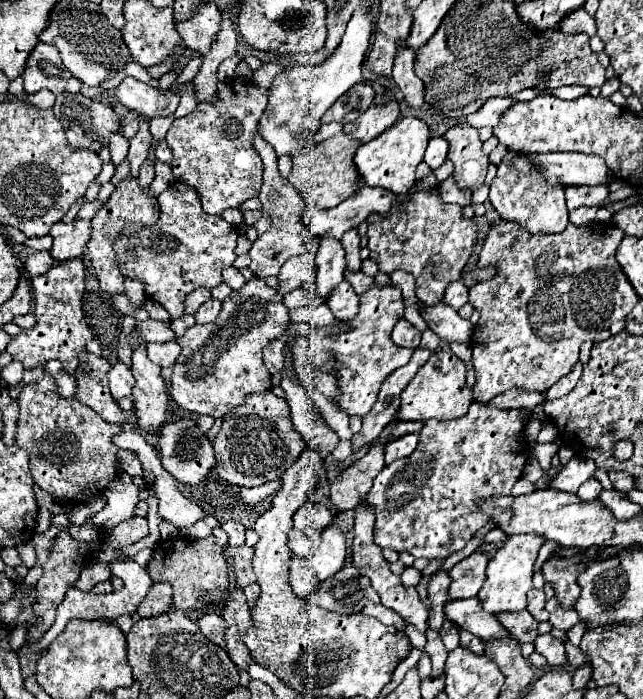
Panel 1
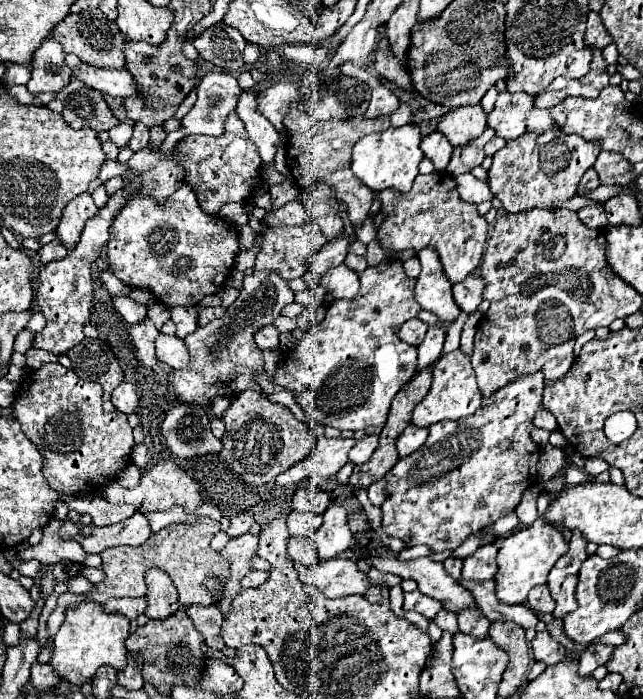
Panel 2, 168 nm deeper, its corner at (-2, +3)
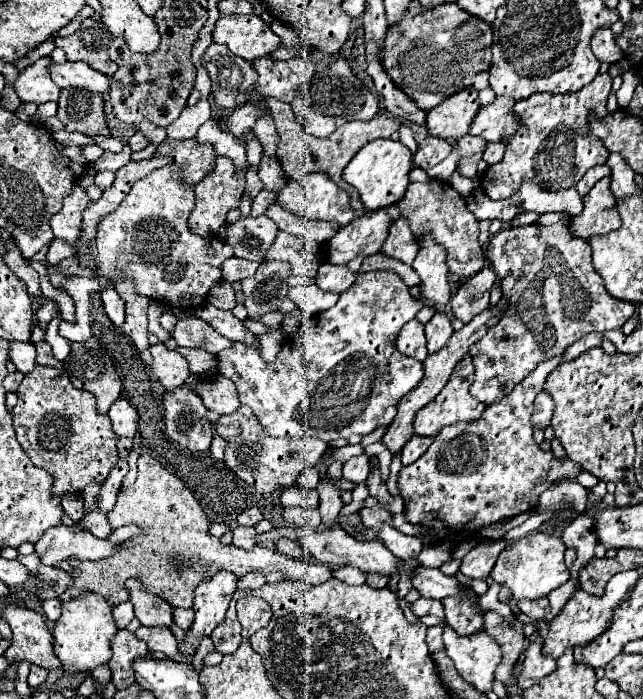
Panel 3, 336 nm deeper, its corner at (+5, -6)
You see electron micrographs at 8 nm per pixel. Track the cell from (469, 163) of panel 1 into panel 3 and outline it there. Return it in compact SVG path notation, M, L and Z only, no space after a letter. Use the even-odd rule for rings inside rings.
M465 87L463 91L443 99L437 107L427 113L427 129L435 137L443 139L459 139L469 133L471 119L475 119L475 111L479 111L477 89Z

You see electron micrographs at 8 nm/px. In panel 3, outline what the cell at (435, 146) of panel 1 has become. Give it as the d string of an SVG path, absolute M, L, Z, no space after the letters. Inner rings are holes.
M427 135L419 143L419 151L415 153L415 167L421 167L421 169L427 171L427 169L435 167L437 163L441 163L443 159L447 159L447 155L451 151L453 151L453 147L445 139Z

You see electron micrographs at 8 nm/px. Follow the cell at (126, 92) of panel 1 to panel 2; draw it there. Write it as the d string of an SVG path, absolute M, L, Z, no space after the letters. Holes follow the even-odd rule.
M80 64L78 70L74 72L74 76L78 76L90 88L100 90L100 92L110 94L110 96L116 96L116 98L140 96L140 88L126 68L122 68L122 70L102 70L102 68L92 68L92 66Z

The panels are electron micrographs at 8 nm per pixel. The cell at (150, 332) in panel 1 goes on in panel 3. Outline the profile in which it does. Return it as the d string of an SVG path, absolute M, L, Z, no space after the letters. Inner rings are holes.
M111 283L101 291L101 299L103 299L103 307L105 307L107 317L113 321L113 325L121 327L123 325L125 307L123 307L123 299L119 297L119 293L113 289Z

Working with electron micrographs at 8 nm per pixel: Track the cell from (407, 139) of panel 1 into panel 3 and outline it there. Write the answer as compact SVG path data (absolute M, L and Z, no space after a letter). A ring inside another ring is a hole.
M375 139L367 143L361 151L357 151L351 163L343 169L343 181L347 181L359 191L361 203L367 211L385 209L403 199L409 185L409 171L413 167L411 159L413 159L413 153L401 141Z

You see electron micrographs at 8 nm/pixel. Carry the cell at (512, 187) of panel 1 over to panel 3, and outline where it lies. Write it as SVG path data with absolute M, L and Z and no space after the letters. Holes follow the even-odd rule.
M605 73L605 75L597 75L587 87L579 89L575 95L545 95L545 93L535 93L531 95L529 99L523 99L523 101L517 101L513 111L515 115L519 115L519 127L517 131L511 135L513 139L507 139L505 141L505 157L487 167L487 171L483 173L481 177L481 187L483 191L499 201L499 199L505 199L505 197L511 197L519 185L523 181L533 181L537 185L543 185L547 187L549 191L557 191L561 187L575 187L581 177L585 175L587 169L595 167L595 165L603 165L607 163L607 157L609 157L609 151L603 147L601 139L597 139L595 135L591 135L591 129L589 129L589 115L593 113L597 119L603 119L607 115L607 97L609 97L609 91L611 91L611 75Z

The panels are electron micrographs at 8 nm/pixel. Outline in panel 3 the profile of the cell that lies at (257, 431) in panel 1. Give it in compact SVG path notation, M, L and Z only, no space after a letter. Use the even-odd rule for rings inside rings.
M243 405L235 413L219 417L217 435L227 441L225 465L231 471L235 471L239 479L253 485L261 495L293 485L299 479L301 471L317 465L323 451L327 449L327 443L323 443L321 439L267 437L263 427L259 427L259 421L255 419L255 415L249 411L249 407L243 407Z

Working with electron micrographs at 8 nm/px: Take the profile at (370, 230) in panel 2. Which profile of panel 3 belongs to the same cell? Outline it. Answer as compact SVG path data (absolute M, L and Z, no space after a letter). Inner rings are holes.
M365 211L361 217L355 217L345 225L331 241L329 261L337 265L347 265L357 255L379 253L383 241L389 235L393 219L387 211Z

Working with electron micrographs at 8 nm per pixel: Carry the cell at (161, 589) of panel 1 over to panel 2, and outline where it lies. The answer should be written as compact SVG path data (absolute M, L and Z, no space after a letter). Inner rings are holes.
M150 568L144 574L144 578L146 578L146 586L148 586L148 592L146 592L148 606L146 606L144 614L154 620L172 616L180 606L178 606L176 586L172 584L170 576L164 574L164 570Z

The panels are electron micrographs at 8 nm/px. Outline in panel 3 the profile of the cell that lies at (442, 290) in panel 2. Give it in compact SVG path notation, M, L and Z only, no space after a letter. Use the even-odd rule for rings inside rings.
M433 237L423 239L419 253L413 261L413 269L421 277L421 295L423 301L435 301L435 309L443 311L451 299L451 285L447 283L447 253L445 247L439 245Z

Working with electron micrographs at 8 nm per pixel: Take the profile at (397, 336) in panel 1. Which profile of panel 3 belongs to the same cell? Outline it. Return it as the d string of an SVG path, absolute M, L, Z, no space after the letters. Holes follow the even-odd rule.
M411 319L409 323L403 325L399 339L397 339L397 349L407 355L413 357L417 361L425 361L427 353L427 339L425 339L425 325L419 323L417 319Z

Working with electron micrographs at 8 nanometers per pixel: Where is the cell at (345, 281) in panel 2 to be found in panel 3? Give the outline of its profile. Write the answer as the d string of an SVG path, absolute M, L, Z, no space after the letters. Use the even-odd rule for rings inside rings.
M323 263L317 273L317 285L331 293L343 293L351 283L355 281L355 275L347 269L347 265L333 265Z

